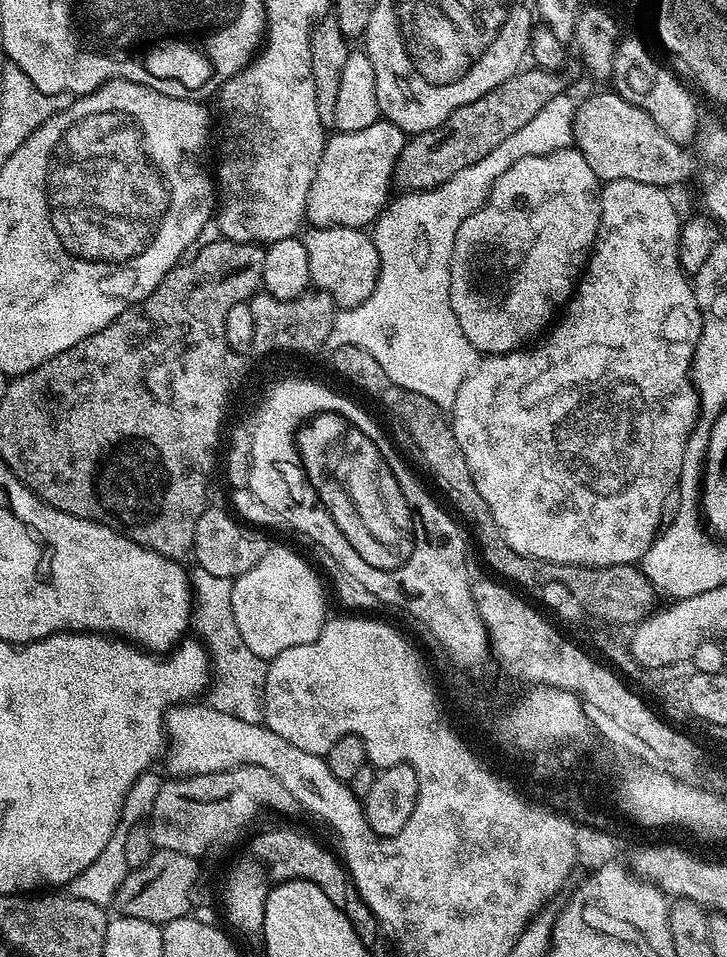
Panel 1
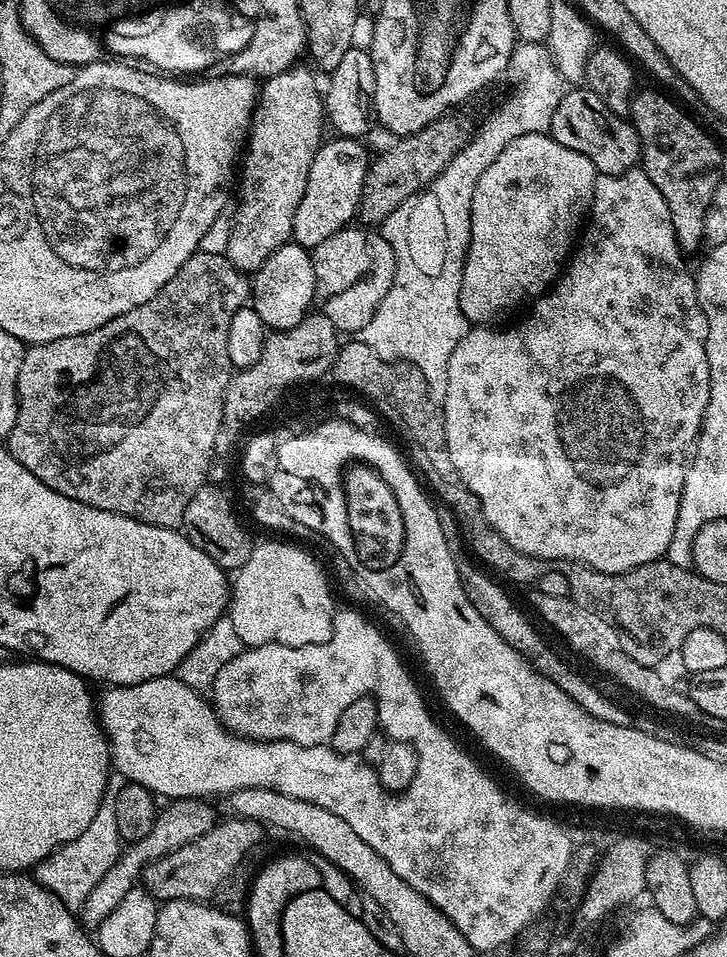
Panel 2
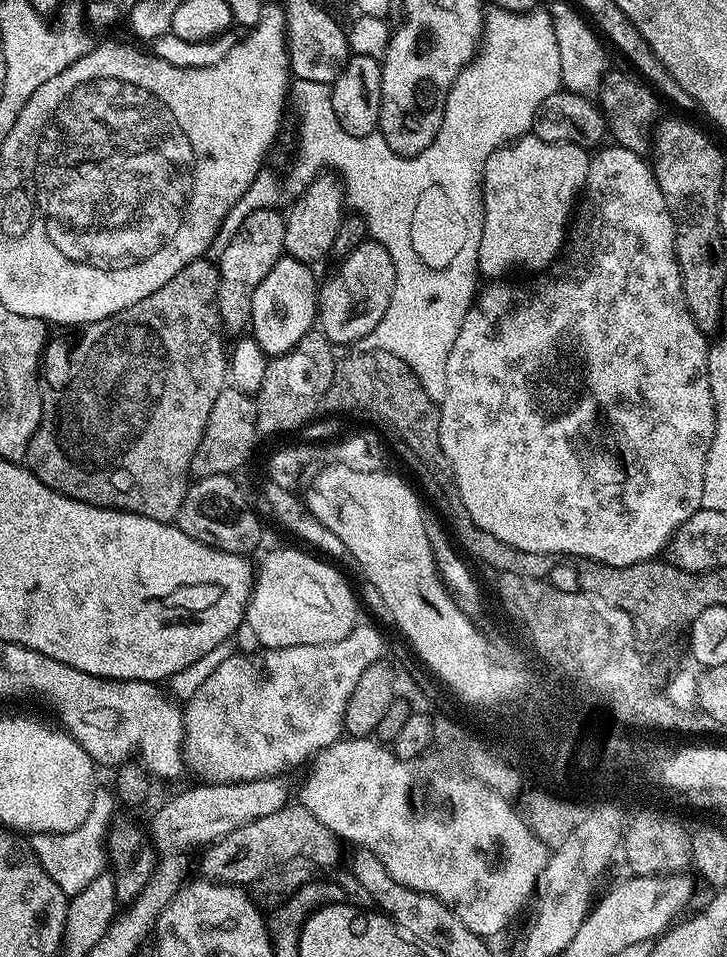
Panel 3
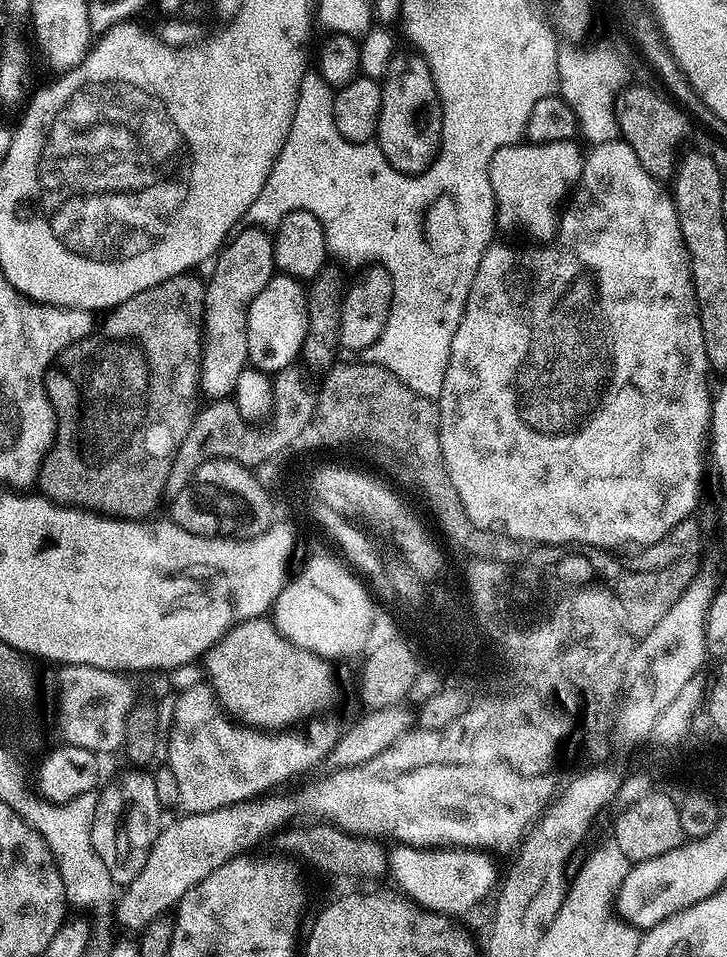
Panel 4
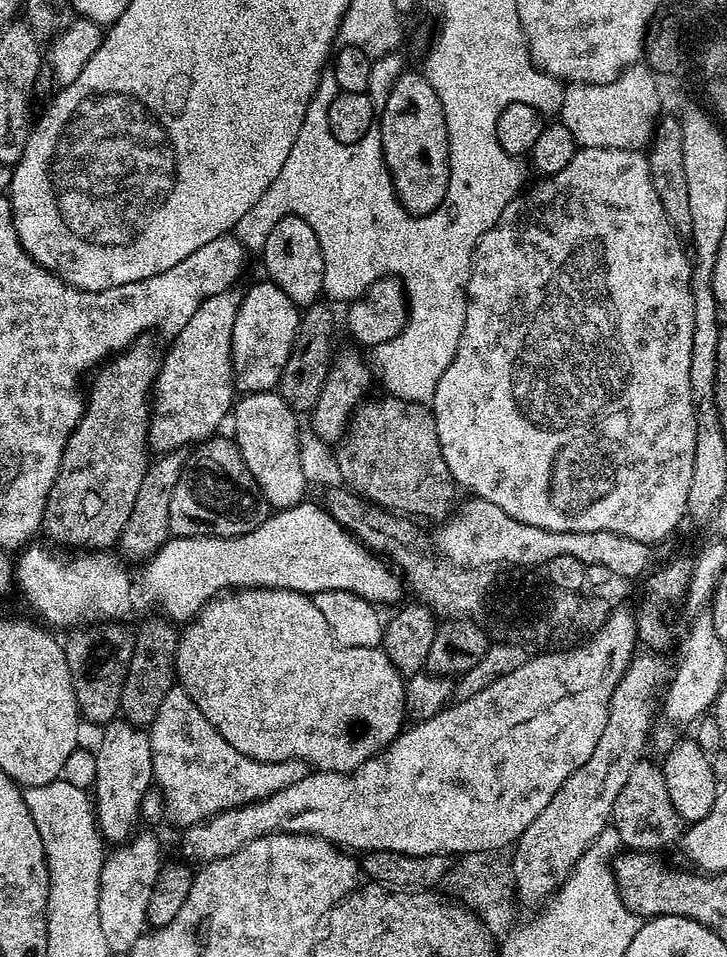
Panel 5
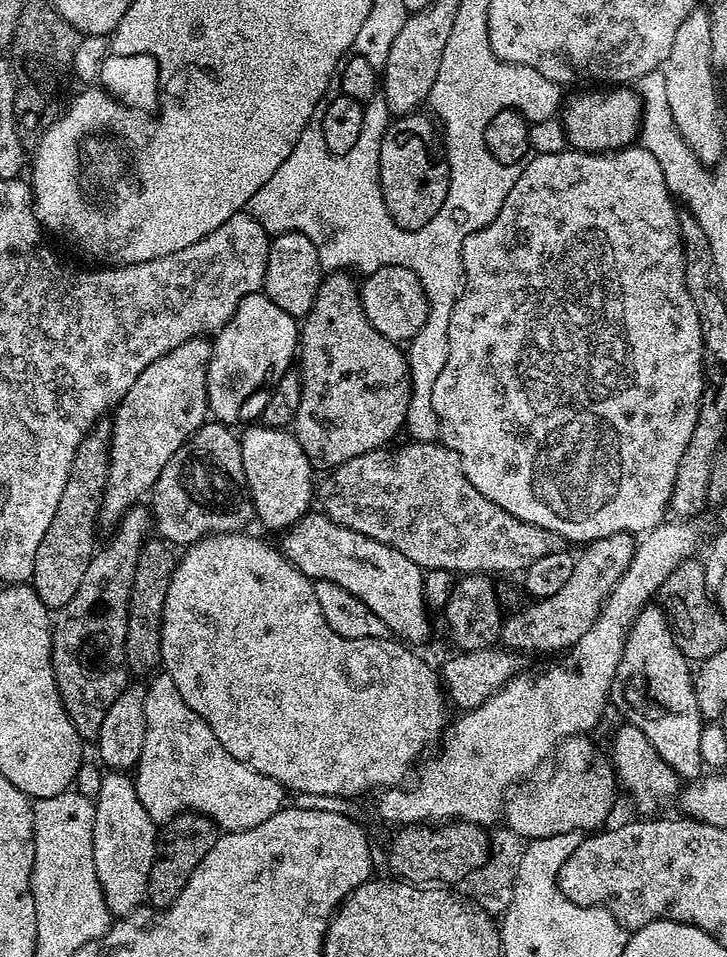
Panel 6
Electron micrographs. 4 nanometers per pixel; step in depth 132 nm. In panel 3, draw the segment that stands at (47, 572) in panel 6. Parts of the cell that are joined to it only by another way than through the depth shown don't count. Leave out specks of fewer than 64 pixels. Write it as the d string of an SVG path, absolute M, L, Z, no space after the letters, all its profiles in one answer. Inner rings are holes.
M201 258L190 262L186 266L182 266L182 270L178 270L178 274L174 274L174 278L170 278L170 282L166 282L166 286L162 286L162 290L154 290L154 294L150 294L150 298L142 298L142 302L134 302L134 306L130 306L126 310L122 310L118 314L110 314L106 318L102 318L98 322L90 322L89 324L79 325L75 330L68 330L65 336L49 339L44 346L44 353L40 355L40 370L38 379L40 381L40 401L42 402L42 416L38 422L38 430L34 430L34 434L28 443L28 454L26 457L26 467L28 471L34 473L39 480L50 490L54 490L58 494L62 494L66 498L74 498L78 502L86 502L90 506L98 506L99 508L114 508L117 512L133 512L142 518L150 518L157 520L163 524L175 521L180 515L180 507L184 505L184 499L190 487L190 473L192 470L192 459L194 452L198 450L198 444L202 442L202 434L206 430L206 424L210 418L210 410L214 410L214 402L218 398L218 394L226 386L228 380L228 362L230 359L229 349L224 348L224 339L226 333L224 330L224 320L220 317L218 308L218 286L220 285L220 269L215 263L212 264L208 258Z

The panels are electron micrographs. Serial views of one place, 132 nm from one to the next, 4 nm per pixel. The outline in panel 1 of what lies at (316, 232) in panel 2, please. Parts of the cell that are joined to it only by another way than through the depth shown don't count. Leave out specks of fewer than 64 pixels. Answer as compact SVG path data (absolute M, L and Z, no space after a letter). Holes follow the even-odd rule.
M383 118L375 120L370 126L366 126L366 130L354 130L353 132L336 132L327 137L324 149L322 150L322 158L318 162L318 170L314 174L314 182L310 186L310 194L306 202L306 210L304 215L307 223L313 228L363 228L367 229L369 226L375 225L376 219L381 212L388 207L390 203L390 195L388 191L393 191L394 188L394 173L396 171L396 163L402 154L404 145L406 143L406 134L401 128L396 128L390 121Z

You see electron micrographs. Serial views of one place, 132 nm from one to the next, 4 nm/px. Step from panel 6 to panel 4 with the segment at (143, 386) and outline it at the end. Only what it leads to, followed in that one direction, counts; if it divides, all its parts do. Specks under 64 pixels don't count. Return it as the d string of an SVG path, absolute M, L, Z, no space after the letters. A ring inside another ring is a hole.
M241 227L220 249L212 266L212 277L207 277L204 290L198 388L203 395L205 392L208 398L215 401L231 397L236 391L238 374L242 374L242 370L249 367L246 318L250 302L258 294L262 294L262 286L266 286L266 282L270 282L277 271L272 236L263 228Z

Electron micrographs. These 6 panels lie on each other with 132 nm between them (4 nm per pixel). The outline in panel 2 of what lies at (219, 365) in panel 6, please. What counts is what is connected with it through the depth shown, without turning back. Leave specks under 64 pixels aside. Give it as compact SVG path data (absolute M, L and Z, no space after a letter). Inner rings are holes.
M289 242L280 247L266 262L255 272L250 280L250 307L262 318L265 329L285 332L287 328L298 326L302 318L308 315L316 299L316 279L314 278L314 266L309 249L301 244Z

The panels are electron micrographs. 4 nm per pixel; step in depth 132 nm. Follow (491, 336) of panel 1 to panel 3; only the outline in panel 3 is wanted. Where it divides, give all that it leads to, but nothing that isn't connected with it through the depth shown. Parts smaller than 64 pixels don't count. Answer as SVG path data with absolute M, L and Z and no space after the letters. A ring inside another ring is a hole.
M534 134L520 137L510 144L503 144L484 167L484 225L482 242L478 244L480 276L492 282L508 278L511 272L539 274L561 255L566 243L566 233L574 216L574 209L581 199L588 173L589 149L577 144L542 142Z

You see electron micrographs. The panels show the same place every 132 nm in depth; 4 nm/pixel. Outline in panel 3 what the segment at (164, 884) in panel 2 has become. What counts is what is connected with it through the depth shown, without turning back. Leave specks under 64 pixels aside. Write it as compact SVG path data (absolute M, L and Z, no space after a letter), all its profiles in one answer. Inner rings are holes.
M299 802L289 803L287 808L278 810L274 814L269 814L266 818L258 818L258 822L250 822L238 830L223 836L207 849L208 852L200 860L201 877L221 884L234 884L237 886L249 886L255 880L263 878L267 872L272 872L275 868L280 868L283 864L288 864L291 860L309 860L312 864L317 864L320 868L332 868L340 860L340 847L342 841L340 837L329 830L310 810L306 810Z

